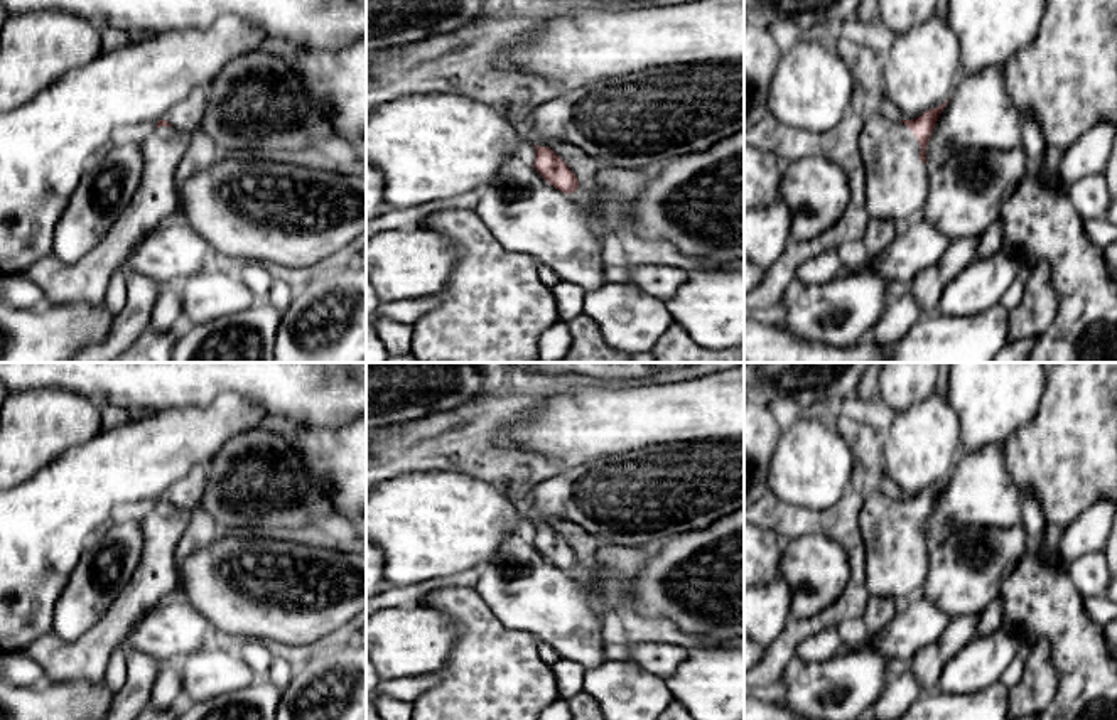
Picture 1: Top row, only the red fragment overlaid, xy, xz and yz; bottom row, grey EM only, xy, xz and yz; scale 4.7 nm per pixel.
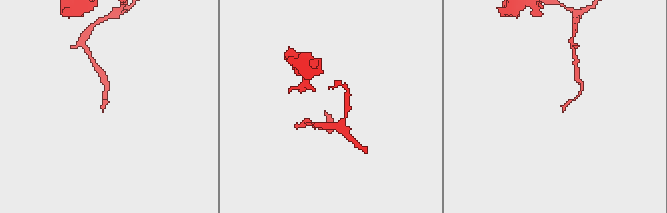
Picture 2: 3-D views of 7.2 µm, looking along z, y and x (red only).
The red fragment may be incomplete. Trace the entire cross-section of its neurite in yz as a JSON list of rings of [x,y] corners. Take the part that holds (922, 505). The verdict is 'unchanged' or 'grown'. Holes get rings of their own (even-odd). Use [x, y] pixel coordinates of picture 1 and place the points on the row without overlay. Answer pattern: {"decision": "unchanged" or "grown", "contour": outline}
{"decision": "grown", "contour": [[[947,481],[913,497],[894,499],[881,492],[864,496],[859,526],[871,595],[889,597],[898,607],[921,592],[930,551],[926,524]]]}

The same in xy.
{"decision": "grown", "contour": [[[160,497],[140,523],[140,563],[103,619],[78,641],[66,642],[49,632],[20,651],[40,666],[46,681],[103,681],[111,654],[120,647],[130,651],[130,636],[140,619],[175,590],[175,548],[191,523],[191,513]]]}

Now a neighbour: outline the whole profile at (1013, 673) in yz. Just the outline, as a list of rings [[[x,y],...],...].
[[[1014,658],[1012,663],[1001,674],[999,681],[1011,690],[1021,681],[1023,671],[1024,671],[1024,661],[1021,658]]]

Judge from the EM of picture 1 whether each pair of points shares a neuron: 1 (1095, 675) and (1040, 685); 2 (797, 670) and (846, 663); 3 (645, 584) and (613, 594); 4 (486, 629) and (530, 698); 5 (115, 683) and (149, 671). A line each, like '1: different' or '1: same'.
1: different
2: same
3: different
4: same
5: different

